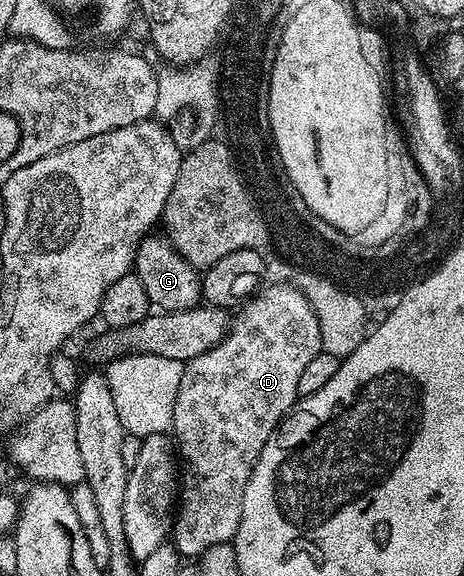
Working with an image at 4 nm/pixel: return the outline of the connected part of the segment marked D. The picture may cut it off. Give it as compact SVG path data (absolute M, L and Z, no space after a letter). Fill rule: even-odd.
M293 285L265 286L263 290L253 295L239 308L238 314L240 316L237 319L235 316L231 320L228 333L218 346L188 360L184 364L182 385L178 389L178 397L175 401L171 434L174 436L175 446L178 448L178 459L182 464L182 478L178 483L178 510L174 515L170 539L176 550L184 557L188 557L188 555L199 557L203 555L206 549L210 549L214 545L232 543L235 540L240 518L242 517L242 497L246 493L246 481L250 481L250 473L254 469L266 445L266 441L271 437L272 432L280 426L280 420L297 406L299 396L298 381L301 380L301 374L305 372L306 365L310 364L310 361L313 361L314 357L321 353L318 317L314 313L310 301L306 301L304 294Z

